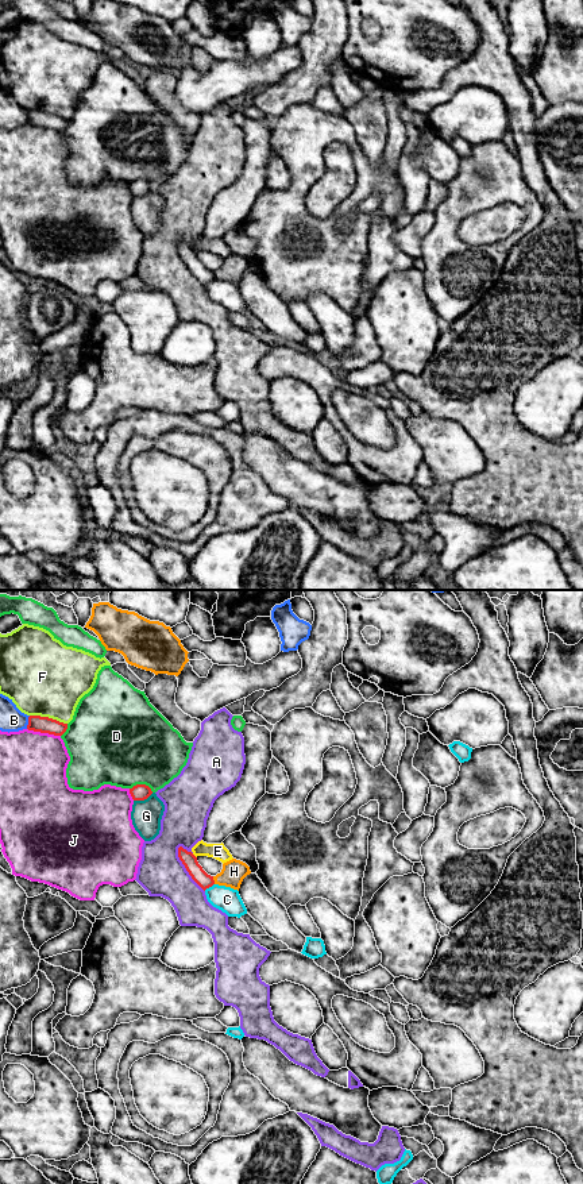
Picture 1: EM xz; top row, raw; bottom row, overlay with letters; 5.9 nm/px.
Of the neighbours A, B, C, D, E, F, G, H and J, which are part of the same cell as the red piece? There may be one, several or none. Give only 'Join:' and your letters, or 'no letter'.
Join: no letter

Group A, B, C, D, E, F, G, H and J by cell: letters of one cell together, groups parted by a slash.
A / B / C / D / E / F / G / H / J

